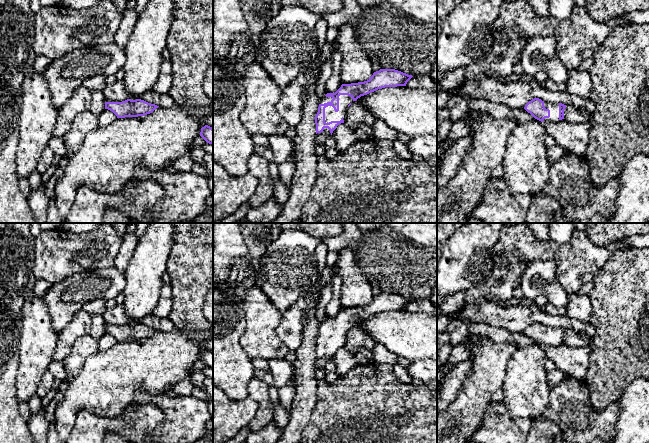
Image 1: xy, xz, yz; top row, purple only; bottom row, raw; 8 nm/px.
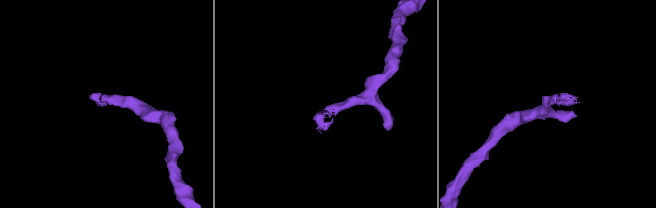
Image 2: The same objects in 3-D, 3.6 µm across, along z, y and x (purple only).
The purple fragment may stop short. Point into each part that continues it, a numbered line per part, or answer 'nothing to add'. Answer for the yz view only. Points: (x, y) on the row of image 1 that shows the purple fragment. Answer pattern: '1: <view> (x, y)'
1: yz (553, 107)

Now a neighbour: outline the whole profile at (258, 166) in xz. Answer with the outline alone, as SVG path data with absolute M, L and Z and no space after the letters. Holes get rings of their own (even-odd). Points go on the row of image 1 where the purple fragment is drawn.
M253 153L248 160L248 172L256 177L259 184L248 200L250 208L257 208L274 197L274 181L269 173L270 161Z

